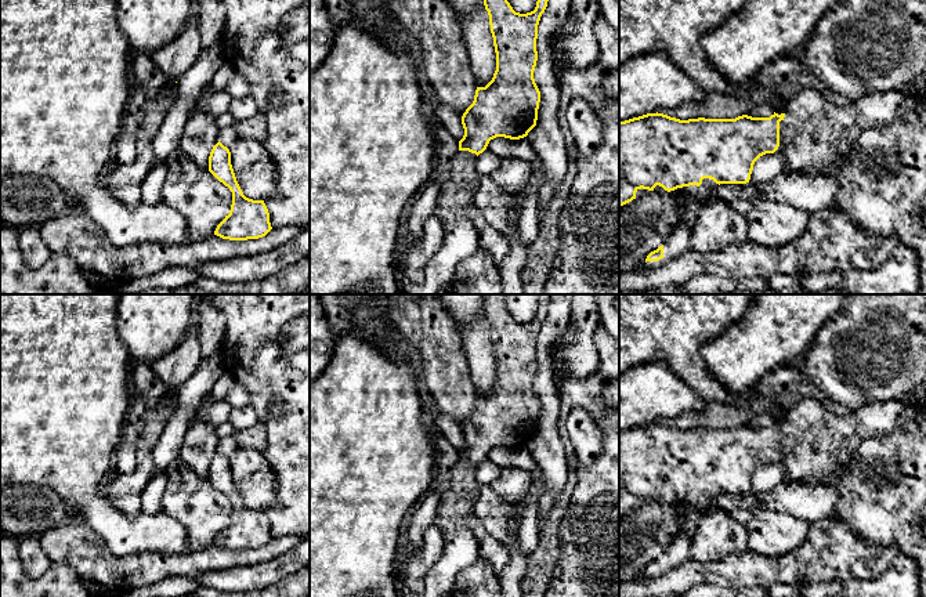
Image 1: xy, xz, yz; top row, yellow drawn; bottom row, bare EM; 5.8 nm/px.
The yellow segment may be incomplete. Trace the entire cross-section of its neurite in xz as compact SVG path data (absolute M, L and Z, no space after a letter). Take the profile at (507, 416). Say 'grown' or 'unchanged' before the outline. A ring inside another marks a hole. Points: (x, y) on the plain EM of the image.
grown; M482 294L484 298L484 315L489 325L491 343L493 347L493 355L496 362L496 380L492 390L485 397L477 397L473 413L466 419L462 426L462 434L464 445L459 451L459 460L452 470L452 478L449 488L442 492L438 513L434 525L441 531L444 539L444 549L438 560L431 565L424 578L424 590L419 594L408 593L405 597L442 597L449 596L455 585L456 576L469 568L480 557L478 543L470 527L466 522L469 515L474 515L474 504L478 498L480 485L475 480L475 471L480 463L482 463L489 451L496 446L504 446L510 449L520 449L528 445L528 442L536 435L538 419L540 412L540 401L533 388L533 380L538 370L536 348L538 334L542 323L545 322L549 311L549 294L536 294L538 311L533 321L520 323L513 319L506 307L507 294Z

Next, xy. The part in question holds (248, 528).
unchanged; M220 451L210 462L209 481L232 502L229 524L217 535L214 544L229 550L265 546L272 539L268 518L264 510L243 504L231 474L231 462Z

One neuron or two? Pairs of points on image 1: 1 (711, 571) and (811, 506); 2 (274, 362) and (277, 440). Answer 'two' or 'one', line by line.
1: two
2: one

